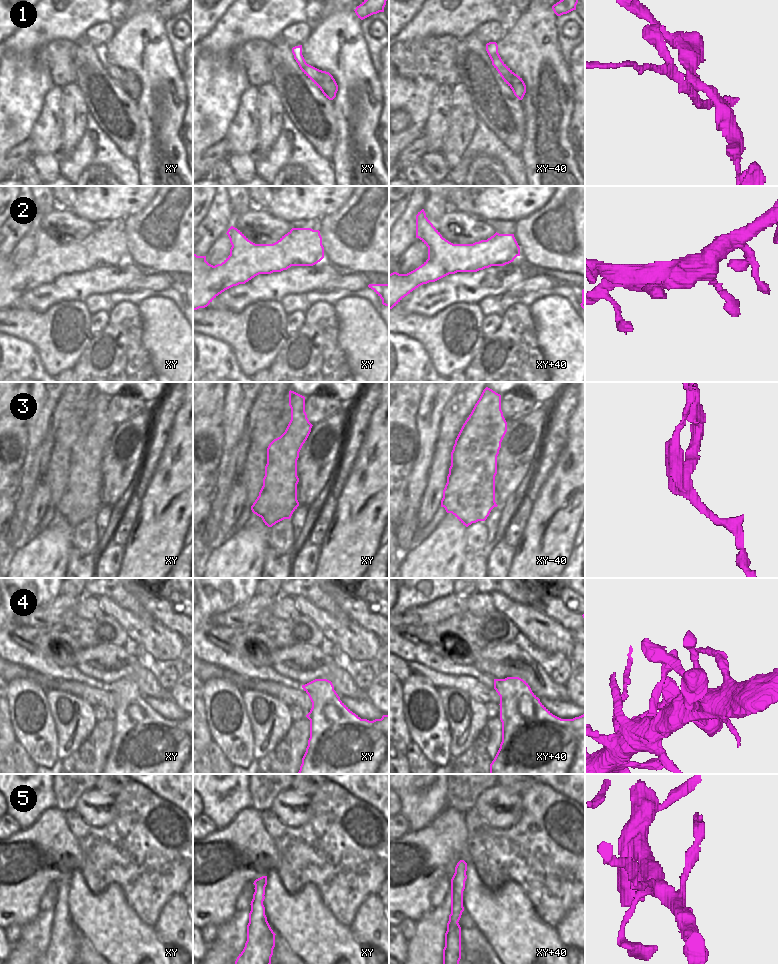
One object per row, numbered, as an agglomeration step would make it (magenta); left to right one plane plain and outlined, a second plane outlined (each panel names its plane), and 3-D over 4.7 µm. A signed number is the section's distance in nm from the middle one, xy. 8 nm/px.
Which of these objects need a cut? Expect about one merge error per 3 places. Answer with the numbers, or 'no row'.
1, 3, 5

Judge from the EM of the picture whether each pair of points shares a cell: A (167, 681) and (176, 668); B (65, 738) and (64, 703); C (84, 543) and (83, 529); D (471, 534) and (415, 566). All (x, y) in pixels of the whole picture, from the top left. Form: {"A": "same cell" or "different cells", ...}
{"A": "same cell", "B": "same cell", "C": "same cell", "D": "different cells"}

